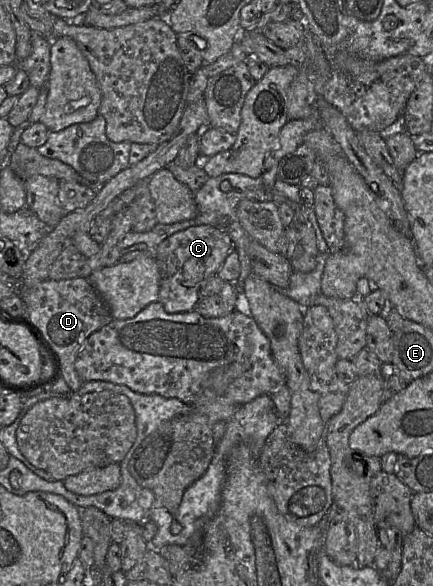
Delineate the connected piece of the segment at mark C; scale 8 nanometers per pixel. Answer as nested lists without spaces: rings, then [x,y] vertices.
[[[211,225],[191,226],[178,231],[155,248],[155,260],[160,273],[159,300],[168,313],[194,310],[199,288],[204,280],[217,274],[228,254],[233,250],[229,235]]]

